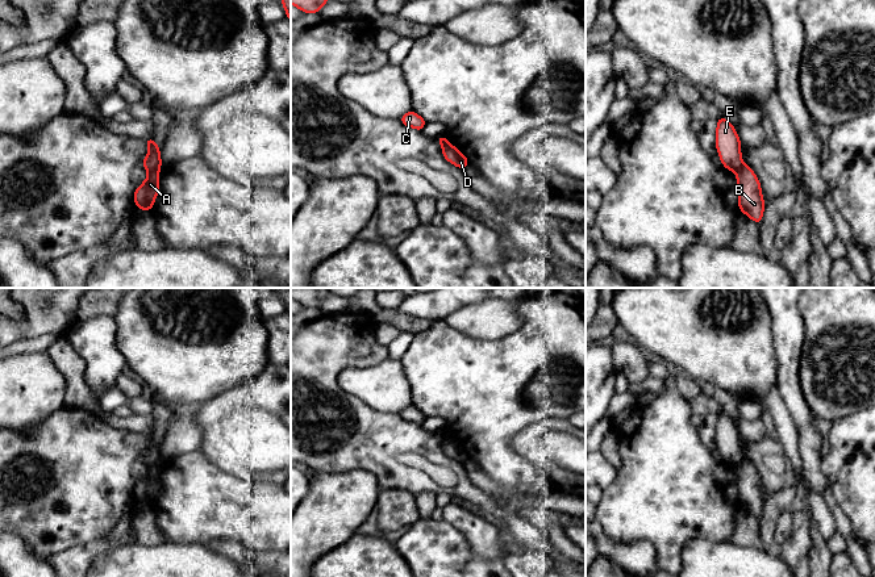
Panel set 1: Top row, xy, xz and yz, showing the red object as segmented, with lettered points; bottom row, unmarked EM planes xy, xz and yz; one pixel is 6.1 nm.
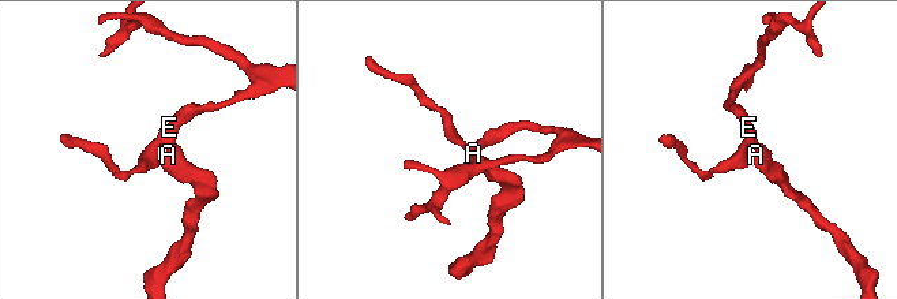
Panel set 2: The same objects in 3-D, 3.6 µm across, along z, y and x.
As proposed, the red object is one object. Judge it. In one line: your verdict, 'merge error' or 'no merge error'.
merge error

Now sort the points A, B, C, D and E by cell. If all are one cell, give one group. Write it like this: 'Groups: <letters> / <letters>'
Groups: A B D / C E

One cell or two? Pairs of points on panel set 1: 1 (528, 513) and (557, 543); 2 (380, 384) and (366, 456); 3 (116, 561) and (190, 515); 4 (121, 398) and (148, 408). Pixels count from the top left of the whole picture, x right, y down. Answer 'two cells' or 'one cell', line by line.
1: one cell
2: two cells
3: two cells
4: one cell

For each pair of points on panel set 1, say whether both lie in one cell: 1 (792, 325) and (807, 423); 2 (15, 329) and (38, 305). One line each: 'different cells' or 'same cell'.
1: same cell
2: same cell

